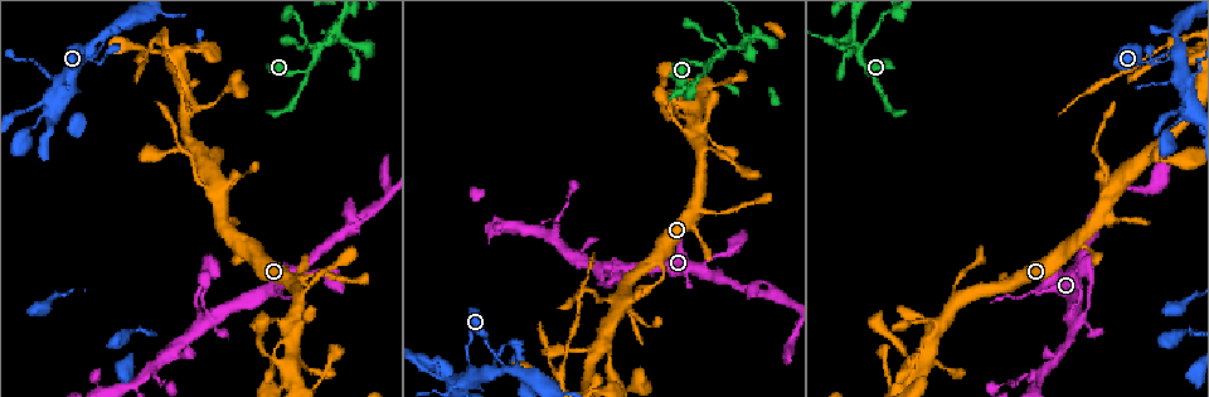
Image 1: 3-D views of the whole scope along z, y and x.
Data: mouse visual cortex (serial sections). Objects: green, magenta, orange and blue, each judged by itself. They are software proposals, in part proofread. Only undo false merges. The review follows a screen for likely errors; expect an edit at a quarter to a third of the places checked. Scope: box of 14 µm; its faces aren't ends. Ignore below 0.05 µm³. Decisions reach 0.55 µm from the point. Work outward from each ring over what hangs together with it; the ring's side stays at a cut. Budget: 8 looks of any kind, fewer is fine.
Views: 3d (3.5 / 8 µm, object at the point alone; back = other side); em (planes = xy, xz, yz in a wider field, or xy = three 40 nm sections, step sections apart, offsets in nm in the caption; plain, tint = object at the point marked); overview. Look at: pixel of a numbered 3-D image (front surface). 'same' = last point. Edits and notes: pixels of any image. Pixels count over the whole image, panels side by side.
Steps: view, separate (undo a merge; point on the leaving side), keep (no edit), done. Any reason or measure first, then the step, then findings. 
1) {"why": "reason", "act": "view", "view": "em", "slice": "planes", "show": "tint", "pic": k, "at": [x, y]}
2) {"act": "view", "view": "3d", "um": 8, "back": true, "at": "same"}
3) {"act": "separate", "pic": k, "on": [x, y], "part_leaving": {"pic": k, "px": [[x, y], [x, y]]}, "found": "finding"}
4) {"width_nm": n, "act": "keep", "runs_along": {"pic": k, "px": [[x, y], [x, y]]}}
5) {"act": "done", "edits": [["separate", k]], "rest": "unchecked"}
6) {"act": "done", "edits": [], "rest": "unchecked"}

{"why": "abrupt turn", "act": "view", "view": "3d", "um": 3.5, "back": true, "pic": 1, "at": [612, 271]}

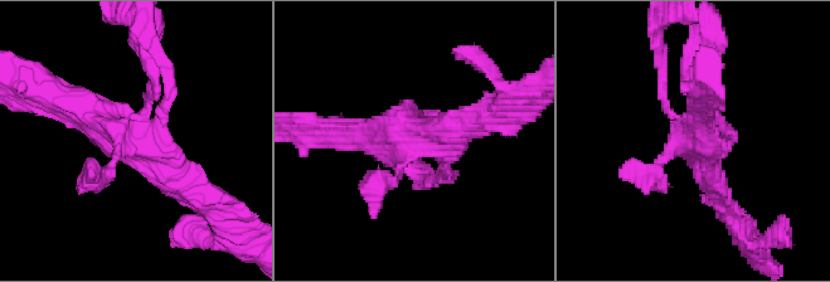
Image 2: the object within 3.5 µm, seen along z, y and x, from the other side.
{"why": "now the EM", "act": "view", "view": "em", "slice": "xy", "step": 5, "show": "tint", "pic": 2, "at": [702, 142]}

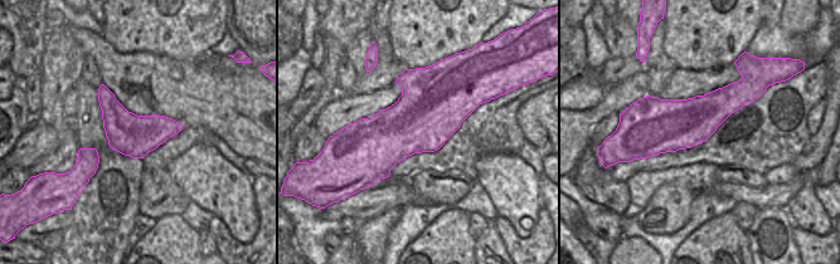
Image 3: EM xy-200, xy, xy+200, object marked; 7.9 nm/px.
{"act": "keep", "runs_along": {"pic": 2, "px": [[59, 97], [145, 147], [194, 194]]}, "found": "all the same cell"}

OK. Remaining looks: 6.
{"act": "view", "view": "3d", "um": 3.5, "pic": 1, "at": [613, 298]}

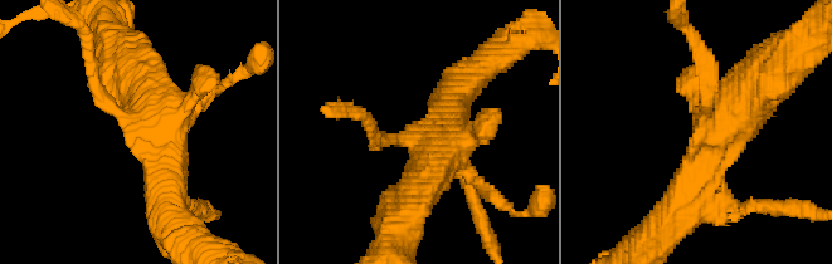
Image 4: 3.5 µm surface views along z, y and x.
{"why": "shape alone is not enough", "act": "view", "view": "em", "slice": "xy", "step": 2, "show": "tint", "pic": 4, "at": [133, 121]}

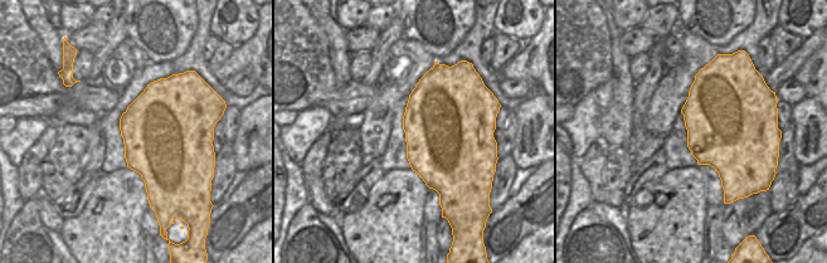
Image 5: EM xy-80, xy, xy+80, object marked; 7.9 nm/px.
{"act": "keep", "found": "all the same cell"}

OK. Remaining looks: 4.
{"why": "two arms in line, one across", "act": "view", "view": "3d", "um": 3.5, "back": true, "pic": 1, "at": [873, 76]}

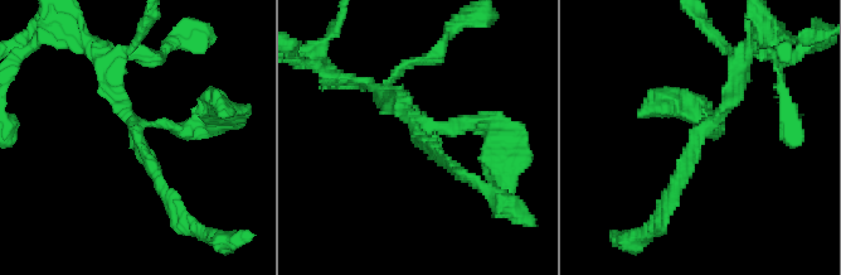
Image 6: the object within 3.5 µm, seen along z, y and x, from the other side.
{"act": "view", "view": "em", "slice": "xy", "step": 1, "show": "tint", "pic": 6, "at": [139, 135]}

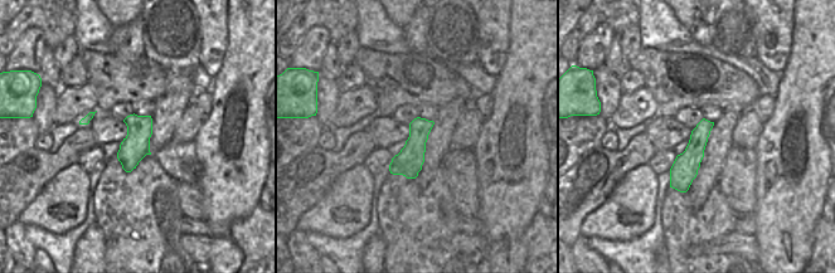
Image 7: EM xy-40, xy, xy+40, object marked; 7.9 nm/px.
{"arm_widths_nm": [150, 200, 200], "act": "keep", "runs_along": {"pic": 7, "px": [[704, 122], [683, 171], [683, 189]]}, "found": "continuous, no second cell"}

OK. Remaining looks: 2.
{"act": "done", "edits": [], "rest": "unchecked"}

